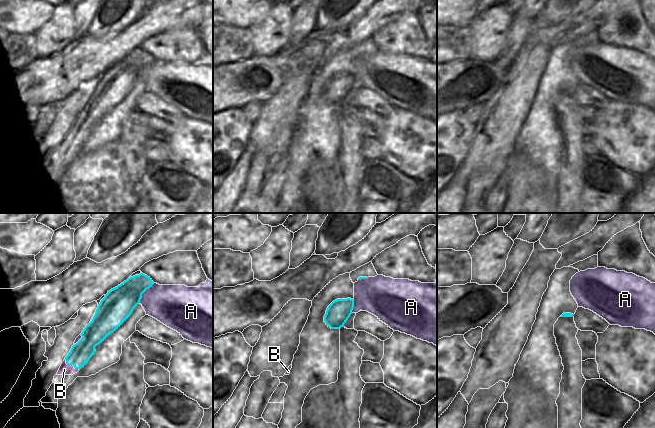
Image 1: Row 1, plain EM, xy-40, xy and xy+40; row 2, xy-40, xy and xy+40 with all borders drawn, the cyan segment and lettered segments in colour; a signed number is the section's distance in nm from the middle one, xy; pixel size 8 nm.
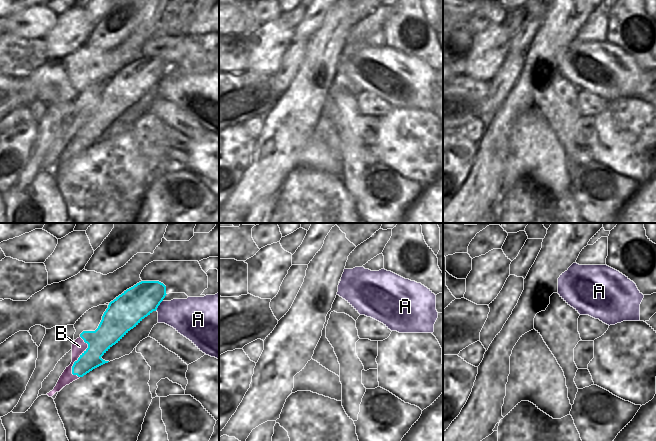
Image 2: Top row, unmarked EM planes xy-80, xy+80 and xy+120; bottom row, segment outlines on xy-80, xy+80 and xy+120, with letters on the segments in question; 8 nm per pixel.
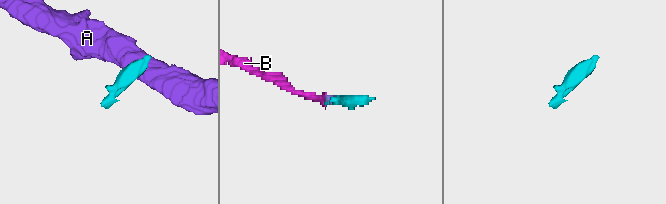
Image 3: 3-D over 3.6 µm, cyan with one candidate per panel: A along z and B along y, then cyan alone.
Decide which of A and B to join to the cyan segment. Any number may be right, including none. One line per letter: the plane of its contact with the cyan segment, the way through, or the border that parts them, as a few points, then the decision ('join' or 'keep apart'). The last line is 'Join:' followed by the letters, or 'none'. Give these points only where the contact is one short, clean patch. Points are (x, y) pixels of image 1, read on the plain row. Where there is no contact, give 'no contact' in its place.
A: xy-40 | along xy-40 (154, 59), (142, 70), (139, 78) | keep apart
B: xy-40 | along xy-40 (64, 135), (67, 140), (71, 140), (79, 145) | keep apart
Join: none

